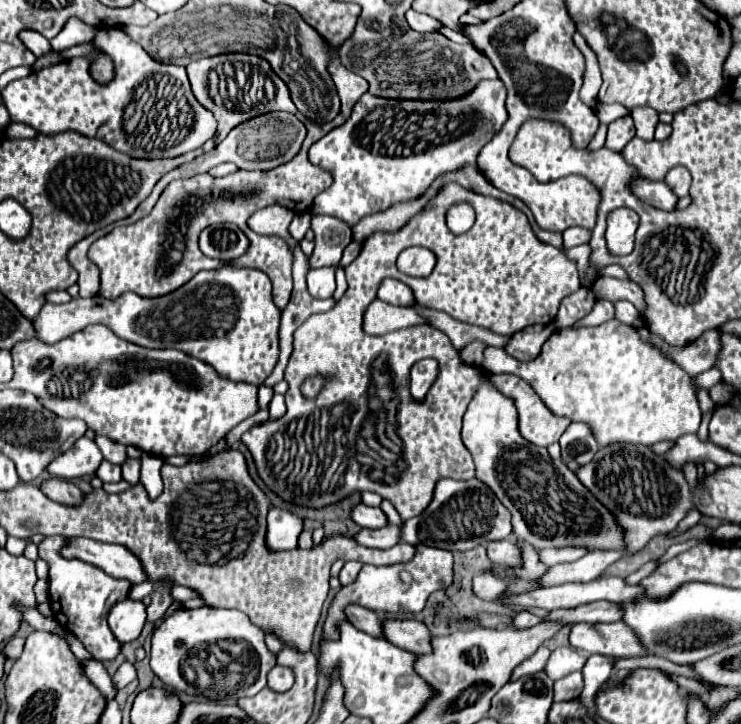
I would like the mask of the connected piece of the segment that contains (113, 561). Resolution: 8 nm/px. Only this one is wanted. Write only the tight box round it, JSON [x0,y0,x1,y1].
[61,538,147,586]

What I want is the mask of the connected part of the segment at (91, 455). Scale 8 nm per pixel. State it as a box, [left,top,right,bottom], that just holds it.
[45,438,103,480]

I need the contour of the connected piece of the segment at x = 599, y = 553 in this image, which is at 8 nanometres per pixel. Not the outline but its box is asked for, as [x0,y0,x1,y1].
[539,550,623,586]

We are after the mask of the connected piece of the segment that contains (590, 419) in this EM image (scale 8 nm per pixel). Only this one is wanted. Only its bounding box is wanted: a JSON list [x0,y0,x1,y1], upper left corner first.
[483,320,701,448]

